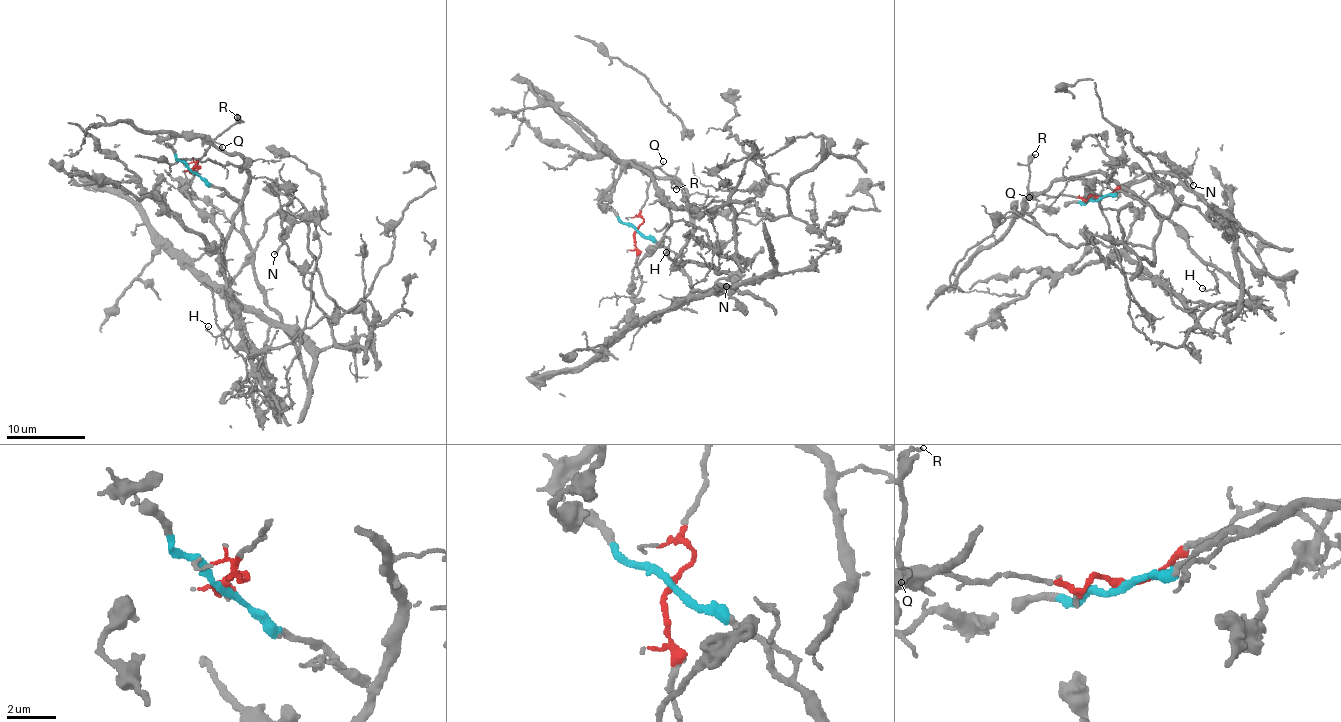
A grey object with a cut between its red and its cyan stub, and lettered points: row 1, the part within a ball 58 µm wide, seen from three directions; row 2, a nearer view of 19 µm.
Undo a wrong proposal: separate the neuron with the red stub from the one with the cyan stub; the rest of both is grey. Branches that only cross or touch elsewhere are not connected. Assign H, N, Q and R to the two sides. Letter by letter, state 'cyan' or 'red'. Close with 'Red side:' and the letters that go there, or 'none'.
H: red
N: cyan
Q: red
R: red
Red side: H, Q, R

